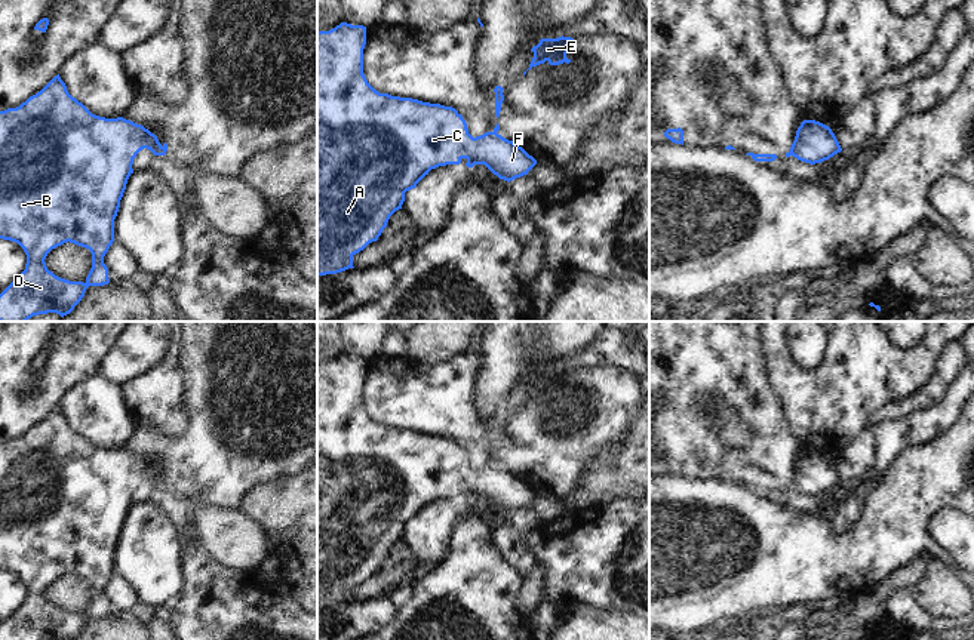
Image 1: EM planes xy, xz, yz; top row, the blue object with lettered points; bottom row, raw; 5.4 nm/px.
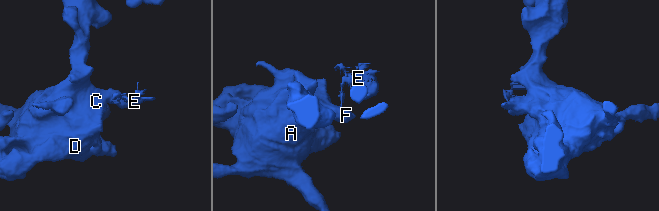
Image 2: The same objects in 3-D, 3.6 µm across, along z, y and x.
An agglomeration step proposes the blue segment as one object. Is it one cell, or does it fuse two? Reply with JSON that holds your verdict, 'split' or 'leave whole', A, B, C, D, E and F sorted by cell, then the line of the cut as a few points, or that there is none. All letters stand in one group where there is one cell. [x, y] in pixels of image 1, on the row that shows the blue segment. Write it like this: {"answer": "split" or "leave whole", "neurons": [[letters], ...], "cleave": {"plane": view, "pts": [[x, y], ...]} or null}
{"answer": "split", "neurons": [["A", "B", "C", "D", "F"], ["E"]], "cleave": {"plane": "yz", "pts": [[793, 144], [790, 154]]}}

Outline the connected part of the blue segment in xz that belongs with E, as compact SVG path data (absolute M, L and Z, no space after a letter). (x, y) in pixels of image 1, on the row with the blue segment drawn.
M563 36L557 39L541 39L540 43L531 49L534 52L534 58L528 70L544 64L546 61L550 65L559 65L563 62L569 64L571 59L566 58L566 53L569 52L572 41L574 39Z

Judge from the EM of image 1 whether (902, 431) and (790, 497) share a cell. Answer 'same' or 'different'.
different

